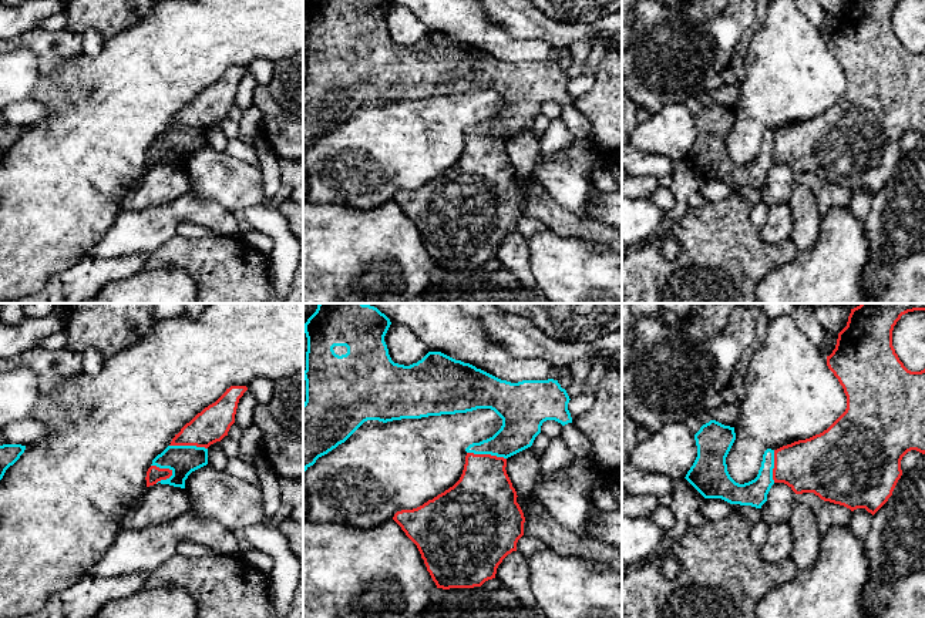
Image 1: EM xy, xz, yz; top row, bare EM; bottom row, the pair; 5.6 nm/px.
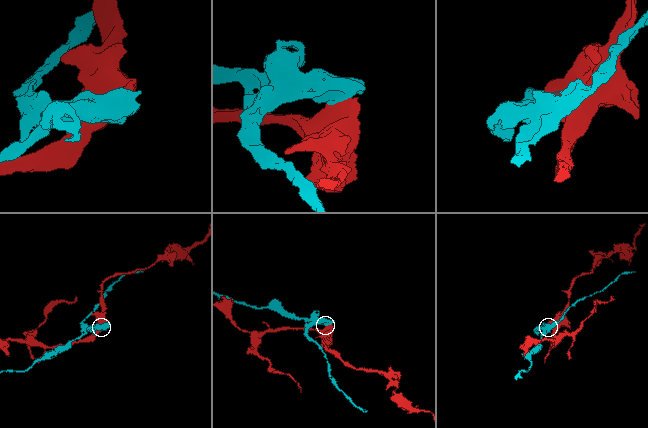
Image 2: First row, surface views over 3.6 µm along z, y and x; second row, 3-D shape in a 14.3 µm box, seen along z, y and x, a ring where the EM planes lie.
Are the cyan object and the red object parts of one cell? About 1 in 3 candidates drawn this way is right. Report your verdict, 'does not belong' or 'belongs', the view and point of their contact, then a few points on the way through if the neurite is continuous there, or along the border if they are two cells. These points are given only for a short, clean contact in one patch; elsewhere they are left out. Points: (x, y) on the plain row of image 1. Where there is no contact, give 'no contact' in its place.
does not belong; meets cyan in xy at (162, 148)

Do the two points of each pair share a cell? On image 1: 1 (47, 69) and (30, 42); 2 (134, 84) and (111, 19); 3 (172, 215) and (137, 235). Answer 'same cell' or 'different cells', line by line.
1: same cell
2: different cells
3: same cell

